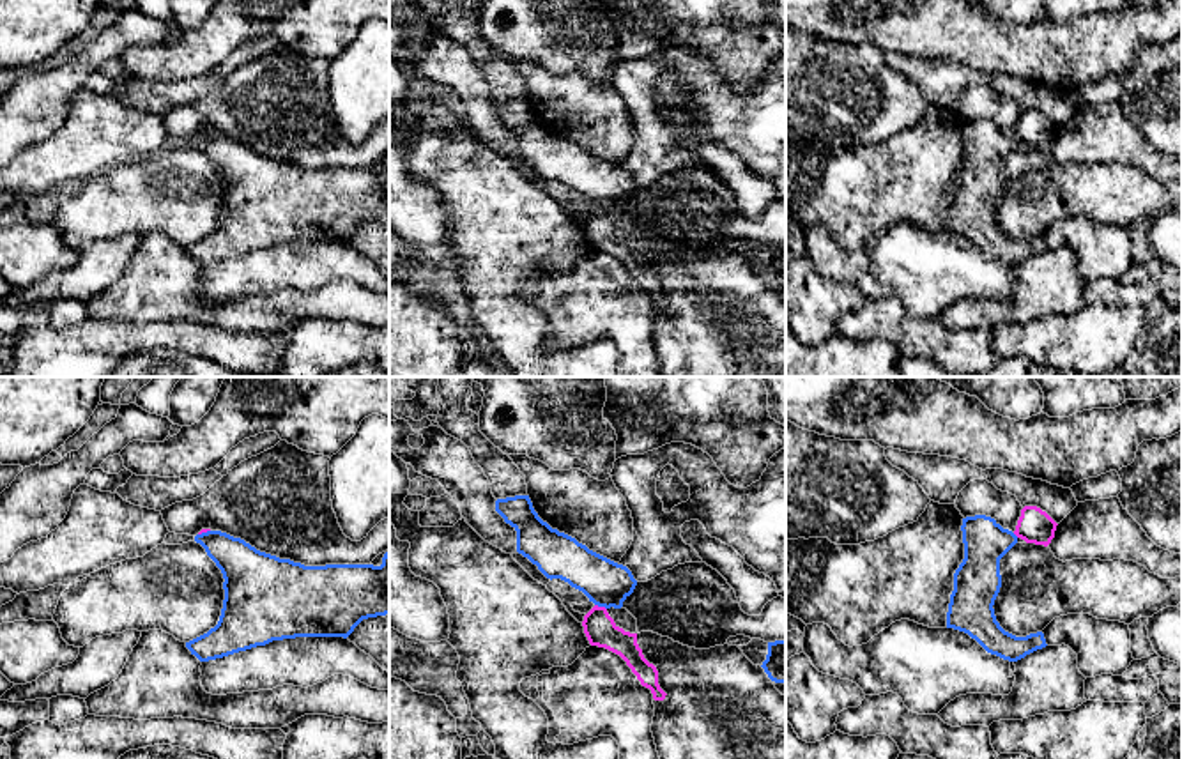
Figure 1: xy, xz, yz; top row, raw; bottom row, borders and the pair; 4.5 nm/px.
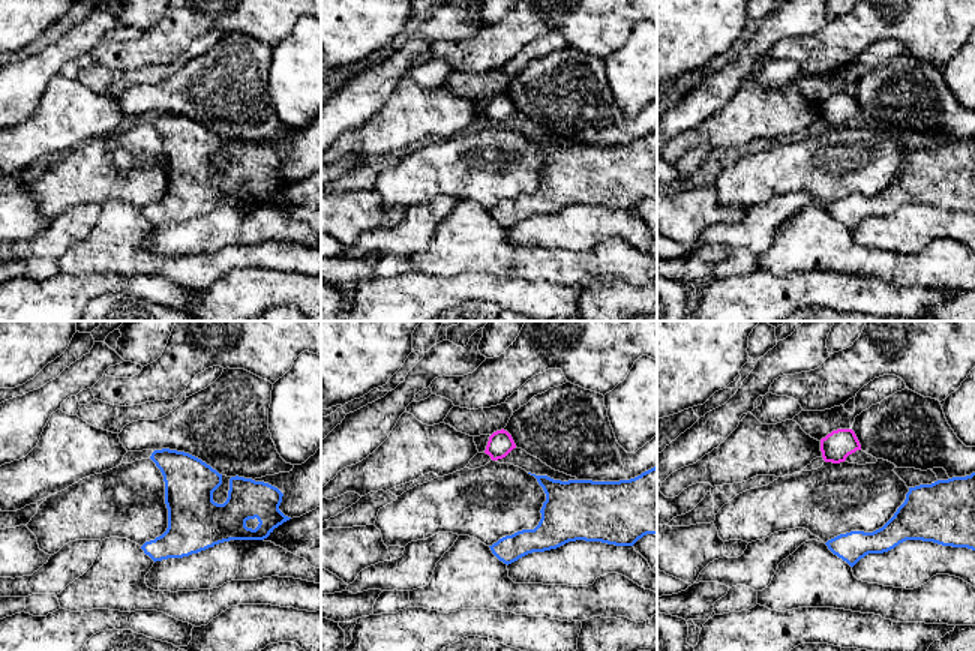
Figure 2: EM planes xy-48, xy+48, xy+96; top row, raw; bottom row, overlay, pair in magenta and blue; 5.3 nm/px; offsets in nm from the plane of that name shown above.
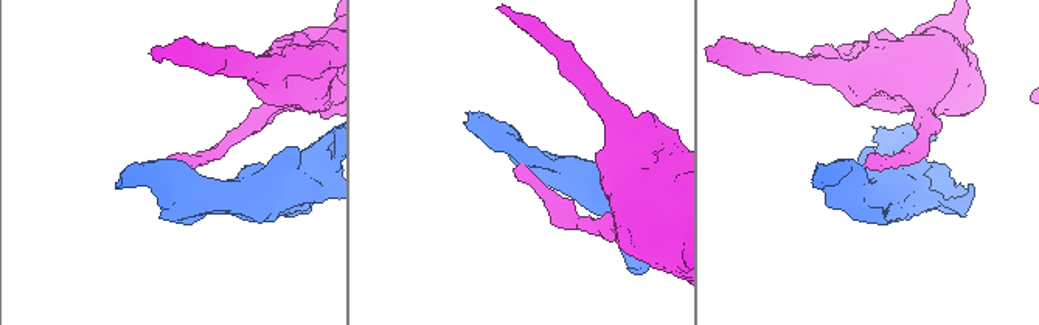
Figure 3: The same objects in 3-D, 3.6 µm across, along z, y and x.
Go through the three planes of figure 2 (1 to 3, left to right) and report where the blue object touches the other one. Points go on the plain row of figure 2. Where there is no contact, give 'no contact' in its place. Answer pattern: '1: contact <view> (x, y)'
1: no contact
2: no contact
3: no contact

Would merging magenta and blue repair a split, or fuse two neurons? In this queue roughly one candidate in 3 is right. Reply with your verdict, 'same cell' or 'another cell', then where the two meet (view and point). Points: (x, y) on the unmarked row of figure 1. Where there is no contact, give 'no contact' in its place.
another cell; meets magenta in xz at (600, 211)

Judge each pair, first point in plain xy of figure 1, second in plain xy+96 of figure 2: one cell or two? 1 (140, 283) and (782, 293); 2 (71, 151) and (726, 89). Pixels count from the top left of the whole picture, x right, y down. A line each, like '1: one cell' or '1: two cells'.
1: two cells
2: two cells

